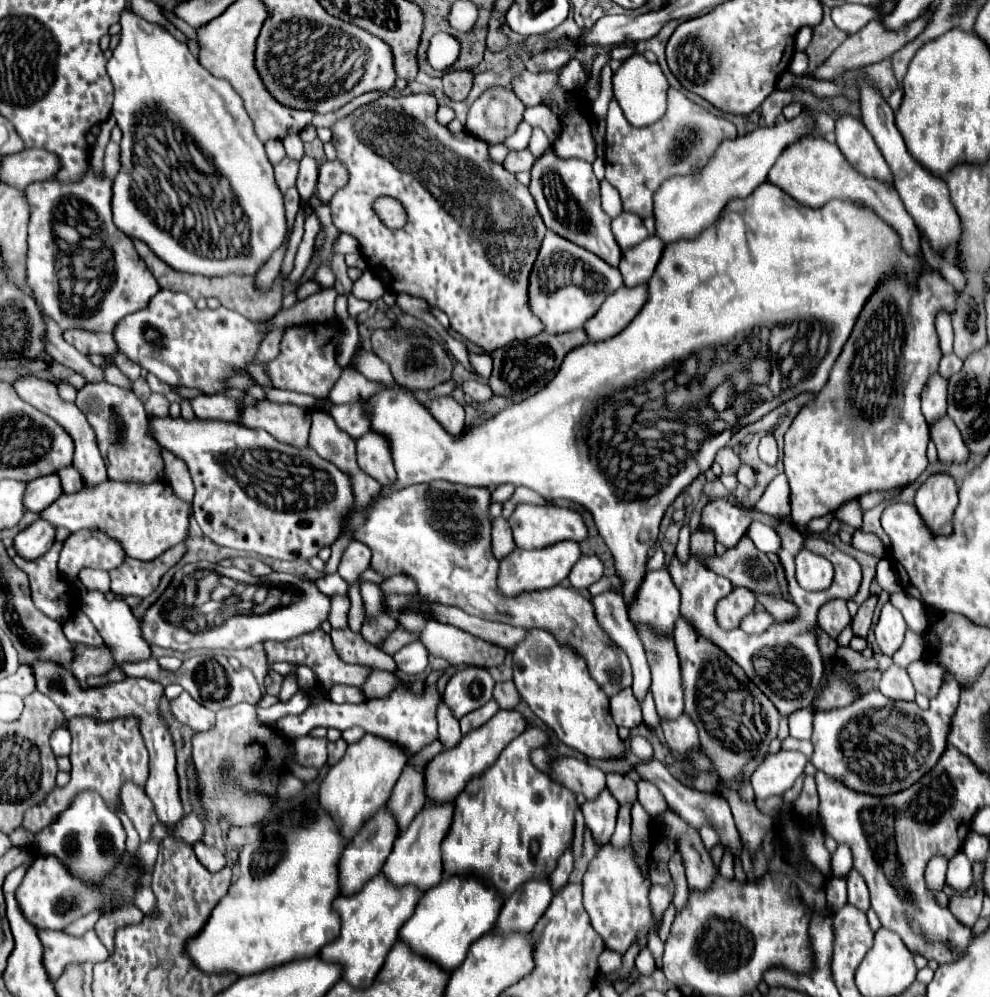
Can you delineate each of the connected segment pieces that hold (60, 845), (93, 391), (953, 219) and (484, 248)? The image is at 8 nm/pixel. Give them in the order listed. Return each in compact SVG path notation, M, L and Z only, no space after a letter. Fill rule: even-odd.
M87 790L79 792L79 796L75 796L69 808L63 810L53 824L35 834L33 846L39 854L57 856L59 860L63 860L63 864L67 864L67 868L71 868L71 872L79 878L101 882L111 876L111 870L125 850L125 830L117 814L103 802L103 798L99 798L97 792Z
M109 382L85 384L77 390L77 406L85 412L89 424L97 434L99 448L103 452L107 474L113 480L137 480L155 482L163 478L163 458L161 448L147 436L147 414L141 400L131 392Z
M861 82L861 112L863 112L863 124L869 128L869 132L875 138L875 144L879 146L883 158L887 160L891 172L893 172L893 186L899 194L899 198L903 200L907 212L911 212L911 218L915 220L917 228L925 234L925 238L931 242L931 246L935 248L937 254L943 252L943 248L947 248L947 244L953 244L955 240L961 238L961 220L949 200L949 190L947 184L933 176L929 170L925 170L909 152L907 146L903 142L901 132L895 126L893 120L893 110L889 108L889 104L881 98L881 94L869 84L869 82Z
M407 94L407 96L381 96L381 98L377 98L377 100L373 100L373 102L369 102L369 104L365 104L365 106L361 106L361 108L357 108L357 110L353 110L351 114L347 114L345 118L341 118L341 120L337 120L333 126L331 126L331 132L333 132L333 140L331 140L331 144L335 146L335 150L337 150L337 160L347 168L347 172L349 172L349 182L347 182L347 186L343 186L343 188L339 188L337 190L337 194L333 196L333 200L329 202L329 208L331 208L331 218L333 218L333 224L339 228L339 230L343 230L343 232L347 232L347 234L351 234L357 242L359 242L359 250L361 250L361 256L363 256L363 260L367 262L367 266L369 266L369 270L385 284L385 288L389 290L389 292L395 292L395 294L409 294L409 296L417 296L417 298L423 298L423 300L427 300L427 304L431 304L431 306L437 306L439 310L443 310L447 316L449 316L449 324L451 324L451 328L455 330L455 332L459 332L465 340L469 340L469 342L473 342L473 344L477 344L477 346L481 346L485 352L493 352L493 350L497 350L497 348L503 348L505 344L509 344L509 342L513 342L513 340L525 340L525 338L531 338L531 336L537 336L537 334L541 334L543 332L543 322L531 312L531 308L529 308L529 274L531 274L531 268L533 268L533 262L535 262L535 258L537 258L537 252L539 252L539 248L541 248L541 240L543 240L543 236L545 236L545 224L543 224L543 220L541 220L541 216L539 216L539 212L537 212L537 206L535 206L535 200L533 200L533 196L529 194L529 188L527 186L523 186L523 184L519 184L519 182L515 182L515 184L501 184L501 182L497 182L497 176L493 174L493 166L497 166L497 164L493 164L493 160L491 160L491 156L489 156L489 144L487 142L483 142L483 140L479 140L479 138L475 138L475 136L471 136L469 132L459 132L459 134L453 134L453 132L449 132L449 128L447 126L441 126L439 122L437 122L437 100L435 100L435 96L433 94ZM475 190L489 190L489 192L485 192L485 194L475 194ZM495 192L497 192L497 200L499 202L503 202L505 204L505 208L507 208L507 202L505 202L505 198L509 196L511 200L513 200L513 216L517 214L517 204L521 204L521 208L523 208L523 214L525 214L525 242L515 242L515 246L505 246L505 242L503 244L497 244L497 234L501 234L501 238L503 238L503 232L505 232L505 224L501 226L495 226L495 222L493 220L487 220L487 224L485 224L485 230L477 230L473 224L471 224L471 206L477 210L477 212L481 212L481 210L491 210L491 206L495 204ZM381 196L389 196L389 198L395 198L395 200L399 200L401 204L403 204L403 208L405 208L405 212L407 212L407 224L403 226L403 228L399 228L399 230L387 230L387 226L379 220L379 216L375 214L375 210L373 210L373 202L377 200L377 198L381 198ZM481 236L489 236L489 244L481 244Z

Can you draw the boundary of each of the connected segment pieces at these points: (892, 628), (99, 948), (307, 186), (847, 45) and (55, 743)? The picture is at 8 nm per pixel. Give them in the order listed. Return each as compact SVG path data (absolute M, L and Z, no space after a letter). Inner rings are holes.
M887 602L881 610L881 618L875 625L875 638L879 650L885 656L893 656L903 644L905 630L907 630L907 624L901 612L891 602Z
M41 930L39 938L45 946L45 968L51 980L57 980L59 974L73 962L99 962L105 960L109 954L105 946L99 942L95 930L89 930L83 938L71 938L63 932L55 930Z
M303 156L299 164L301 166L299 166L299 176L297 176L297 190L301 194L301 200L307 202L315 194L319 164L313 158L309 158L309 156Z
M925 12L925 14L921 14L919 18L915 18L913 22L905 24L901 30L889 30L889 28L883 26L881 20L871 20L863 30L859 30L859 32L855 32L855 34L849 34L849 36L845 38L845 42L831 54L831 58L829 58L825 64L821 64L821 66L817 68L815 76L817 76L819 80L831 80L833 76L845 72L845 70L861 68L861 66L867 66L867 64L875 64L875 62L881 62L881 60L893 56L895 52L899 52L905 44L909 44L911 40L915 40L915 38L925 30L929 18L931 18L931 12Z
M65 726L57 728L53 734L51 734L51 748L55 752L55 756L67 756L69 750L71 750L71 734Z

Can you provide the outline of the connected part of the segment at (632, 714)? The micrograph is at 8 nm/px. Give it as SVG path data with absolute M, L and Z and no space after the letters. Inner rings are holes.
M625 688L623 692L619 692L611 698L611 716L617 726L625 726L629 730L637 728L643 722L641 706L635 700L631 688Z

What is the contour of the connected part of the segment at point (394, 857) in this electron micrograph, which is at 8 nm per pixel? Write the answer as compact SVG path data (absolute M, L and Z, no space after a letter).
M427 802L423 812L415 816L411 826L399 834L395 840L393 852L387 858L383 872L395 882L395 886L415 884L421 892L437 886L443 880L443 860L441 860L441 842L447 836L447 830L453 822L453 802Z

